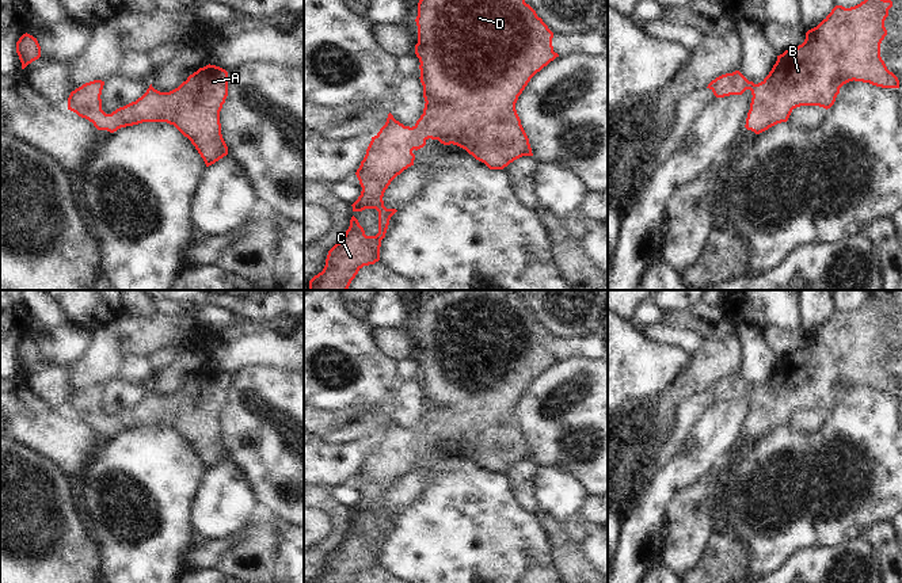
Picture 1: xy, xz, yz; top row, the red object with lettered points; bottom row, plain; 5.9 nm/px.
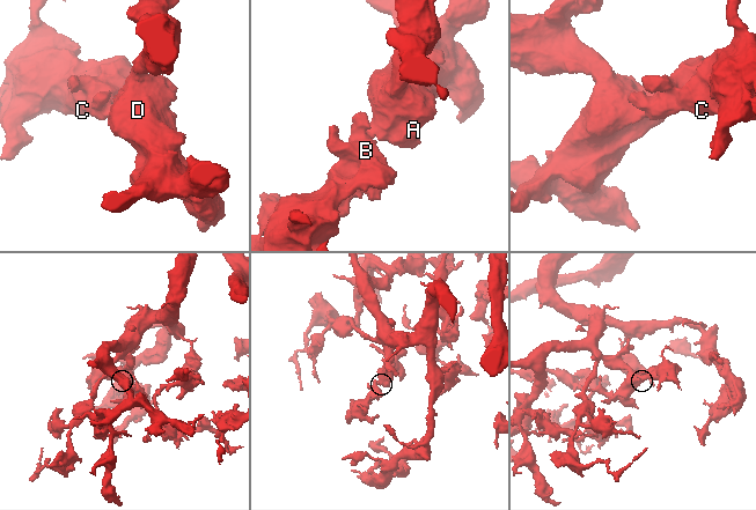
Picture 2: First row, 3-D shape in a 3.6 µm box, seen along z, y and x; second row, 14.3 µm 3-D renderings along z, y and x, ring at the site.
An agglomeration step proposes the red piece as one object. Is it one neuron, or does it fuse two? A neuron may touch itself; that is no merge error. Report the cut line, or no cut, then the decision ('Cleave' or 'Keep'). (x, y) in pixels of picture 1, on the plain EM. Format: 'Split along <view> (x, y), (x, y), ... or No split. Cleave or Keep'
No split. Keep.

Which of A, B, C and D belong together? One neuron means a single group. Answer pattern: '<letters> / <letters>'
A B C D

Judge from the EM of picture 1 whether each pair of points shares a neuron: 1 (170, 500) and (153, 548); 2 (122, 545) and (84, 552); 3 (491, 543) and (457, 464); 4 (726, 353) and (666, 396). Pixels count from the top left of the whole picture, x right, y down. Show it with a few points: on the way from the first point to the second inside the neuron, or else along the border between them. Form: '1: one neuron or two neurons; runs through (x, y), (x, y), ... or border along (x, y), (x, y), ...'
1: one neuron; runs through (167, 513), (163, 536)
2: two neurons; border along (94, 540), (99, 549), (101, 568)
3: one neuron; runs through (472, 524), (464, 514), (457, 483)
4: one neuron; runs through (711, 362), (681, 389)

